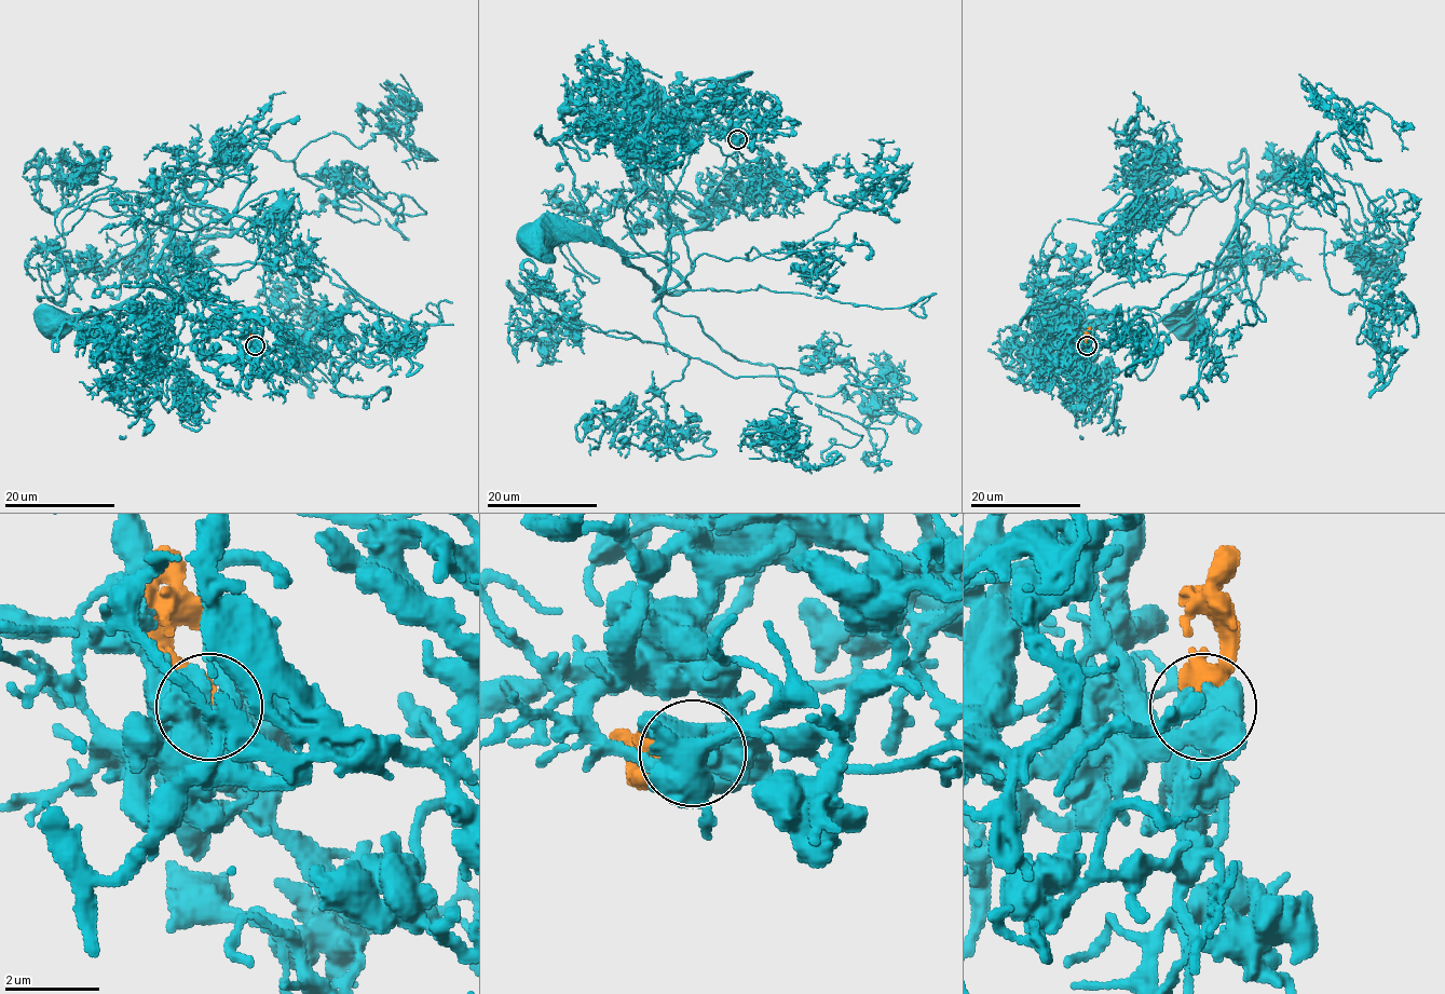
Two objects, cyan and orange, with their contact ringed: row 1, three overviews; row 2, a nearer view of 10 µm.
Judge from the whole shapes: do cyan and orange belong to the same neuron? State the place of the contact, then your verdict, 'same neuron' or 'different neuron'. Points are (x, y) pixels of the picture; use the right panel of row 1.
at (1087, 345); same neuron

